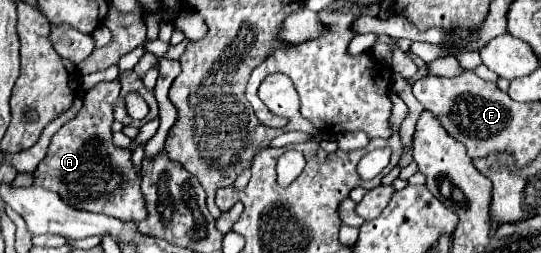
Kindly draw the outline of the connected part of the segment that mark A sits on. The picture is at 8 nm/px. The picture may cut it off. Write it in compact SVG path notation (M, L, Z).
M119 81L97 83L85 93L83 107L75 119L67 121L49 145L45 159L33 173L33 185L55 191L75 209L107 213L123 221L141 223L147 219L147 205L141 191L141 173L131 161L131 149L113 143L113 109L119 99Z

